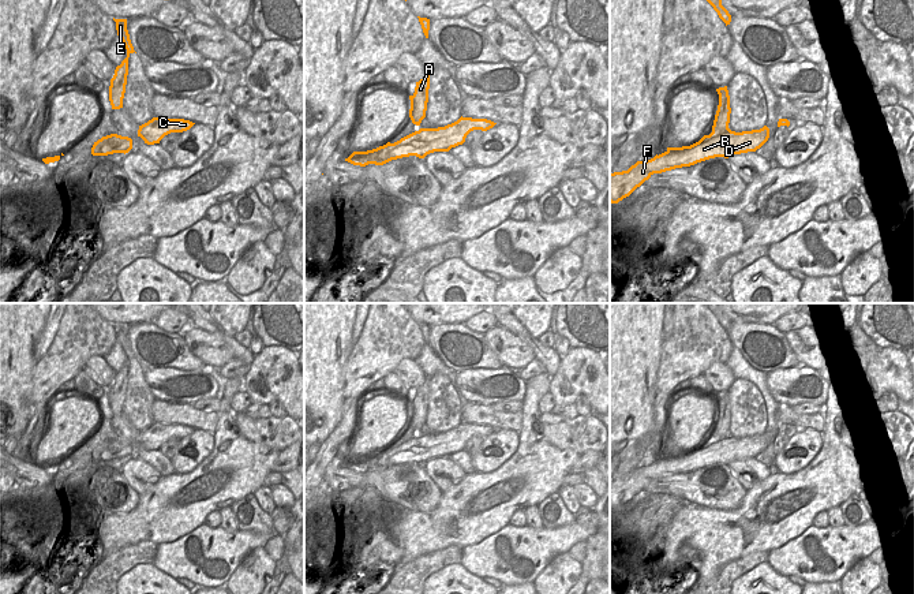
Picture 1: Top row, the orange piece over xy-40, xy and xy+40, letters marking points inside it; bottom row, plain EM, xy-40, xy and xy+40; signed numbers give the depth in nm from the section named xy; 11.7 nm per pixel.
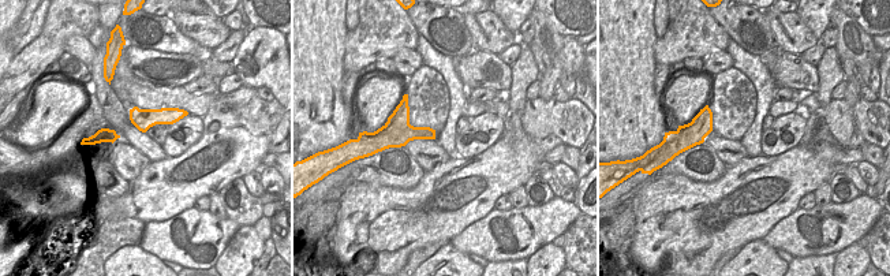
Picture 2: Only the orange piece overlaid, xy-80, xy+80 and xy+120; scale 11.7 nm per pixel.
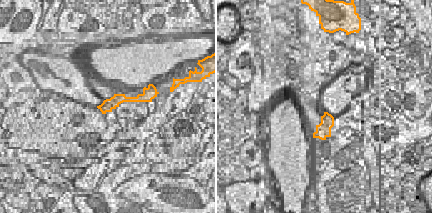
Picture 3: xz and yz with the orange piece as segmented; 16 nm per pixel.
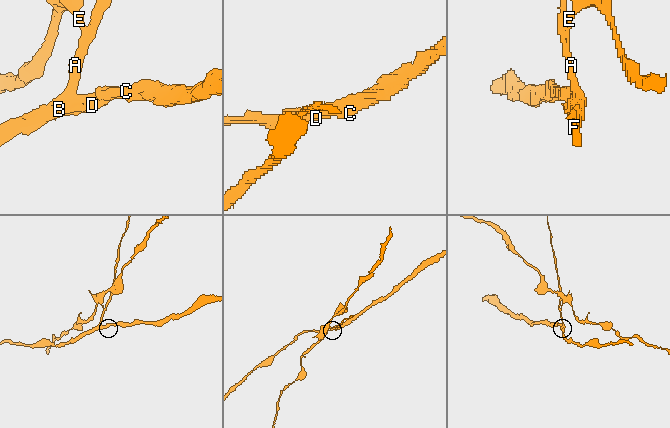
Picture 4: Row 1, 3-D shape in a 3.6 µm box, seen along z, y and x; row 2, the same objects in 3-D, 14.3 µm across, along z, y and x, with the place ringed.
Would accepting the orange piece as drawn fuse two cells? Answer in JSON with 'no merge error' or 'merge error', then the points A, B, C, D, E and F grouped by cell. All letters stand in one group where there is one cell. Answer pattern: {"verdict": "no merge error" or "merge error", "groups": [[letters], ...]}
{"verdict": "merge error", "groups": [["A", "E"], ["B", "C", "D", "F"]]}

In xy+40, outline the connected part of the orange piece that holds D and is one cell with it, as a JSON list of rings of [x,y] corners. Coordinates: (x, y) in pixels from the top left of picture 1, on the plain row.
[[[764,432],[760,436],[742,438],[728,436],[709,447],[700,445],[690,452],[667,453],[664,459],[651,466],[637,467],[628,477],[610,479],[610,508],[618,509],[629,503],[653,479],[690,472],[715,463],[728,464],[734,460],[756,457],[768,444],[769,434]]]

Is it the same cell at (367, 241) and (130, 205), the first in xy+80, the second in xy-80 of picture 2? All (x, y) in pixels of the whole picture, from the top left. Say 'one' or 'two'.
one

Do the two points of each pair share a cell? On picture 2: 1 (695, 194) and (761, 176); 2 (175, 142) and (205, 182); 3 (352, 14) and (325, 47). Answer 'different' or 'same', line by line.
1: same
2: different
3: different

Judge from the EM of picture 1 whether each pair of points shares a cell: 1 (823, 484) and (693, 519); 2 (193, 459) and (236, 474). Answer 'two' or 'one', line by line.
1: one
2: two

